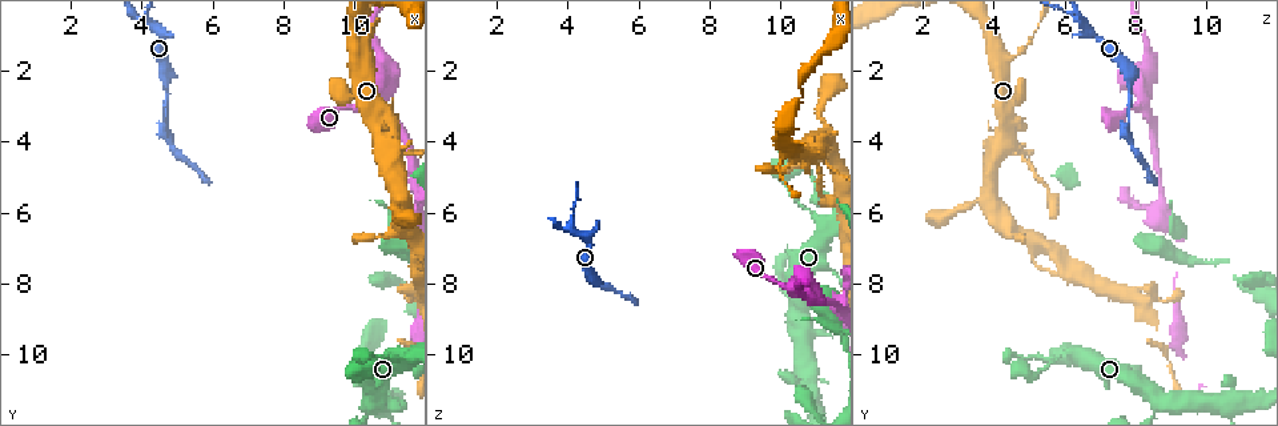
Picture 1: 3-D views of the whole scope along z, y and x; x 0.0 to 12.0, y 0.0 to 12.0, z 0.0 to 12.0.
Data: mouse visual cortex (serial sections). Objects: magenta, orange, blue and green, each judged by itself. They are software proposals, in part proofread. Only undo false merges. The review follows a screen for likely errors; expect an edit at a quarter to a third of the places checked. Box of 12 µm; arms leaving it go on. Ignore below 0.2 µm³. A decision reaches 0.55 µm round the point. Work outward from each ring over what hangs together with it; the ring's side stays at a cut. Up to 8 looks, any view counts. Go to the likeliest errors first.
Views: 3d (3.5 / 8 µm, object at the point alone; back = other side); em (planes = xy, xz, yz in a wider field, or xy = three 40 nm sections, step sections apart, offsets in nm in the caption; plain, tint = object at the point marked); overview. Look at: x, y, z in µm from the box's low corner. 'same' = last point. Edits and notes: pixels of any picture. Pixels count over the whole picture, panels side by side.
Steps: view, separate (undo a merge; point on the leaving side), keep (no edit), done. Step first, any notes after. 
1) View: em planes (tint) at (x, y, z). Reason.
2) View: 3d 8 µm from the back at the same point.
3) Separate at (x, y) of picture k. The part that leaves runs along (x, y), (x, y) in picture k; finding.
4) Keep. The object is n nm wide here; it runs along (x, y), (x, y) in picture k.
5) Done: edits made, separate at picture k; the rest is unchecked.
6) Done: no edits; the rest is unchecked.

View: 3d 3.5 µm at (10.0, 1.5, 4.6).

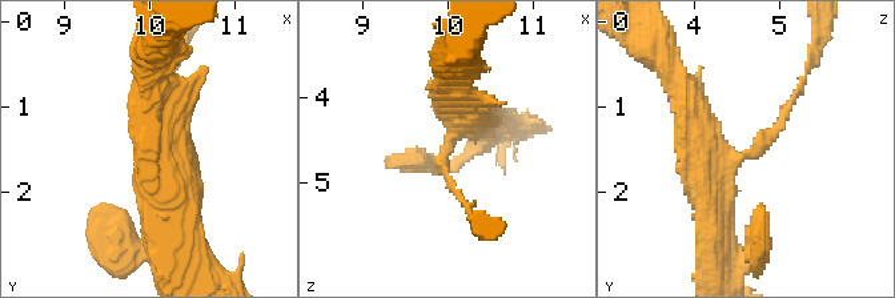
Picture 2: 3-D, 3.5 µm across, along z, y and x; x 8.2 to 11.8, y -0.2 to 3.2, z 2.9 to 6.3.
View: em xy step 2 (tint) at (10.00, 1.55, 4.65).

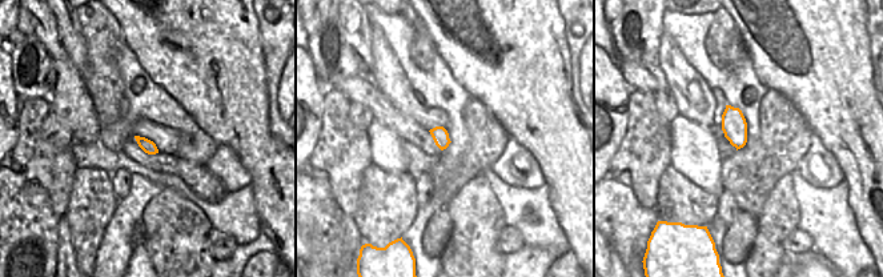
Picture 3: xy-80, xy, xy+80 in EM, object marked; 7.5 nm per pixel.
Keep. The object is 130 nm wide here; it runs along (713, 210), (710, 166), (767, 141), (798, 92) in picture 2; all the same cell.

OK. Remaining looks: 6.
View: 3d 8 µm from the back at (10.1, 3.1, 8.1). Sudden change in width.

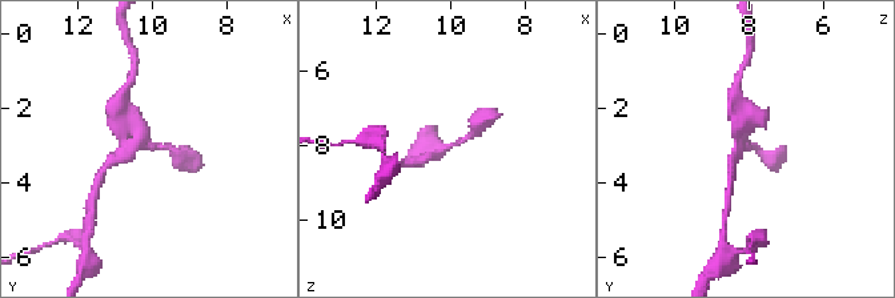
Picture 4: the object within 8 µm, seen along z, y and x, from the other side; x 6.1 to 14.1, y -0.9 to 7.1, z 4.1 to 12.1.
View: em planes (tint) at (10.2, 3.0, 8.1).

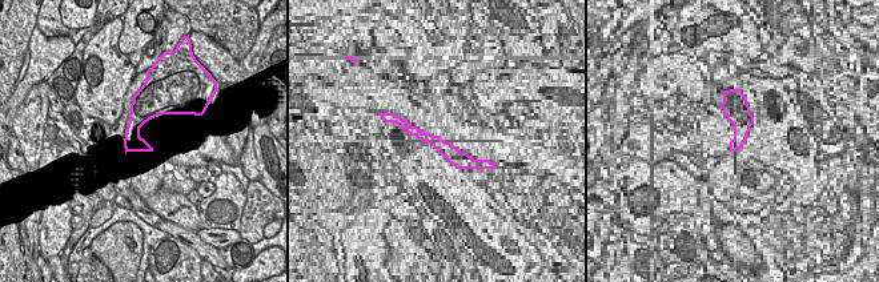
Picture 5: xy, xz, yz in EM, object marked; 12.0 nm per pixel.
Keep. It runs along (179, 156), (171, 147), (148, 147), (125, 116) in picture 4; one cell here.

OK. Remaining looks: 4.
View: em xy step 3 (tint) at (11.2, 4.2, 4.2). Three-way junction.

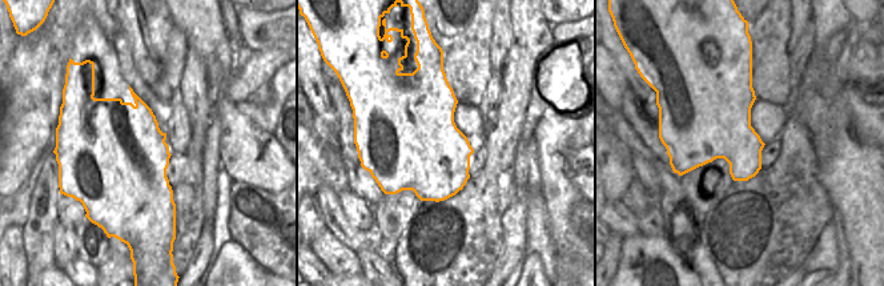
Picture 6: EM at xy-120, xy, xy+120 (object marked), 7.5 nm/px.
View: 3d 3.5 µm at the same point. See where the arms go.

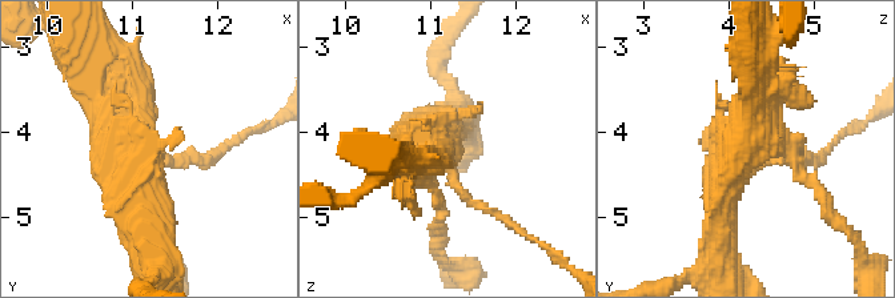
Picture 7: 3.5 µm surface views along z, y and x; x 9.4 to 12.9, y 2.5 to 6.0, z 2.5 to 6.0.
Keep. It runs along (96, 83), (116, 108), (149, 234) in picture 7; all the same cell.

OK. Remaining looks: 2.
Done: no edits; the rest is unchecked.

